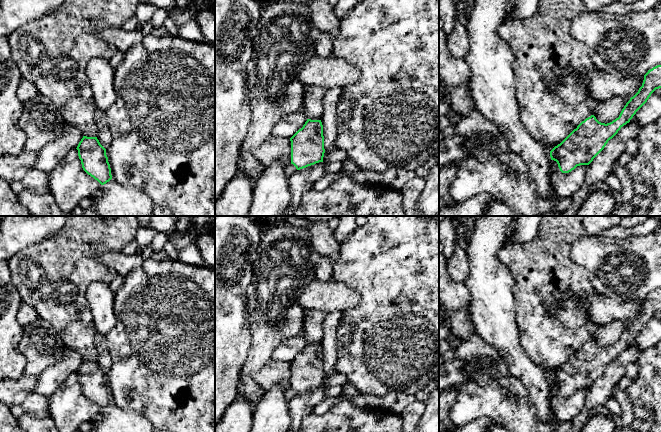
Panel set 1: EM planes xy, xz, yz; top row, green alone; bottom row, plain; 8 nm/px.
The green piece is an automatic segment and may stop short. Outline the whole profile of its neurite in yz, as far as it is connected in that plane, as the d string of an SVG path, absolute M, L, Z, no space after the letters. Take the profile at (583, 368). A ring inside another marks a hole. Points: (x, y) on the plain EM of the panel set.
M661 289L648 294L644 299L642 310L626 327L618 342L607 348L599 346L594 339L586 342L550 375L551 384L557 386L562 397L569 397L580 389L589 389L608 365L630 346L651 318L659 312L661 312Z

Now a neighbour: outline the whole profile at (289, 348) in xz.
M302 335L284 339L273 351L272 359L282 362L291 362L303 351L306 345L307 341Z

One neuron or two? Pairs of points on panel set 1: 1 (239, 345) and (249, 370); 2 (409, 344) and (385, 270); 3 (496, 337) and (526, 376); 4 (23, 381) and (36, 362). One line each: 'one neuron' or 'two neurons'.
1: two neurons
2: one neuron
3: one neuron
4: two neurons

